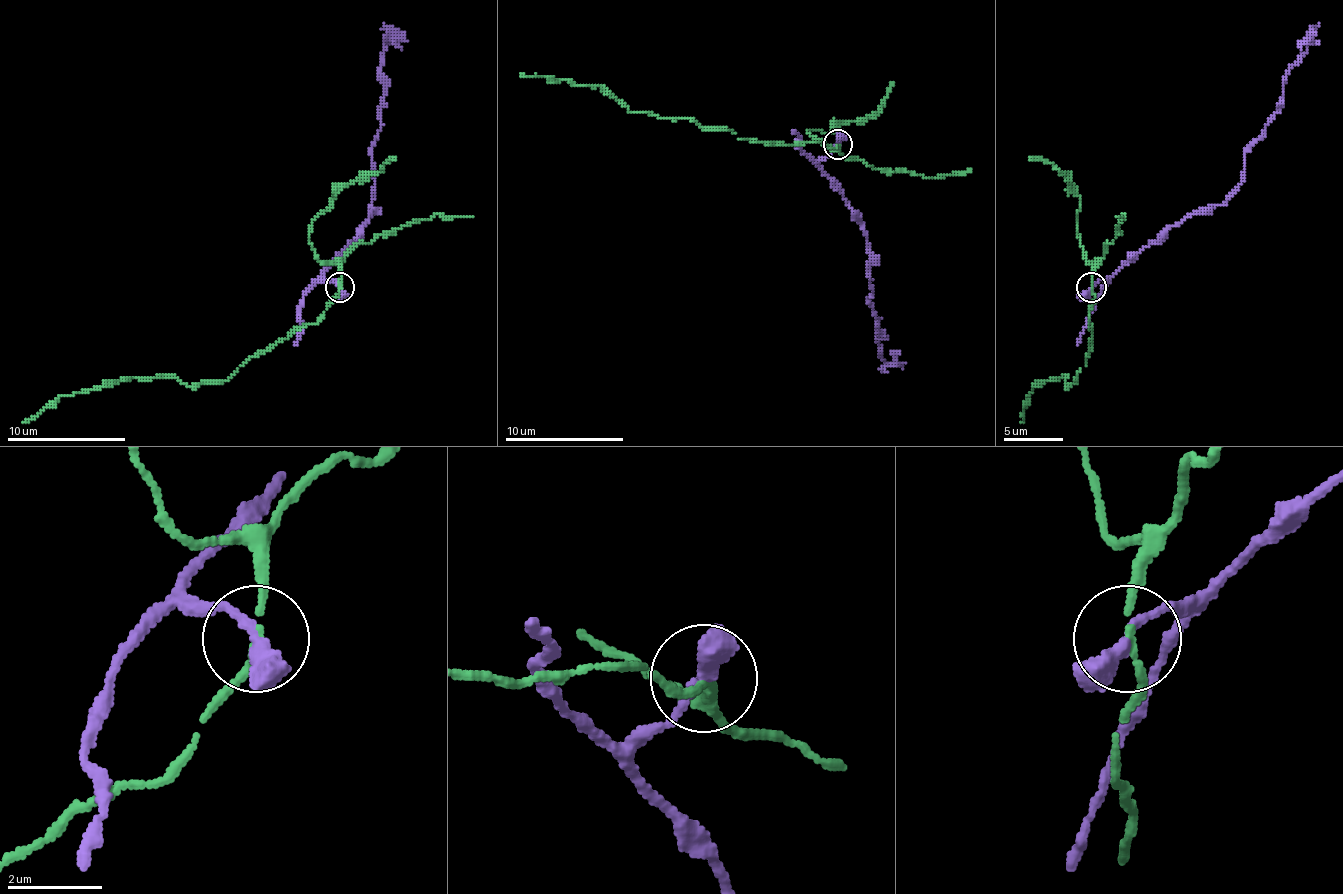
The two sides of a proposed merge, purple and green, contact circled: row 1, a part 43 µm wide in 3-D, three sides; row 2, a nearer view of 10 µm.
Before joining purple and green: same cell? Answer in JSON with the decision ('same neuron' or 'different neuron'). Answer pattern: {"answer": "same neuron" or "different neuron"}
{"answer": "different neuron"}

